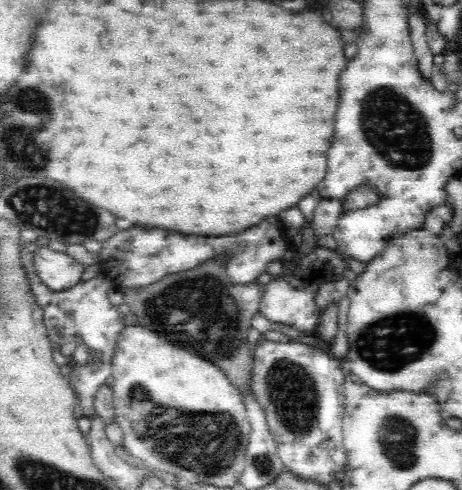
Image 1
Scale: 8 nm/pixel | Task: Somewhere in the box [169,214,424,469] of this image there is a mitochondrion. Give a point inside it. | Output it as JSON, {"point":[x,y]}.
{"point":[291,390]}

